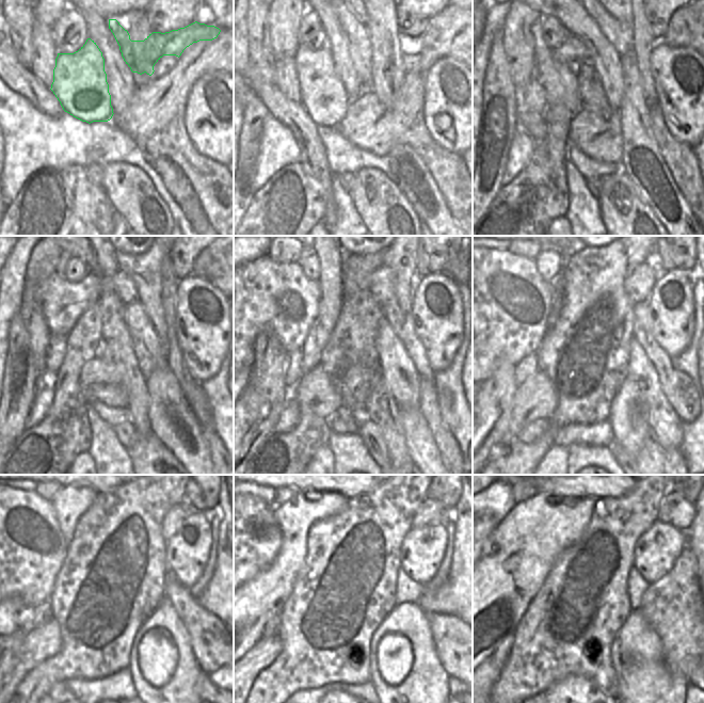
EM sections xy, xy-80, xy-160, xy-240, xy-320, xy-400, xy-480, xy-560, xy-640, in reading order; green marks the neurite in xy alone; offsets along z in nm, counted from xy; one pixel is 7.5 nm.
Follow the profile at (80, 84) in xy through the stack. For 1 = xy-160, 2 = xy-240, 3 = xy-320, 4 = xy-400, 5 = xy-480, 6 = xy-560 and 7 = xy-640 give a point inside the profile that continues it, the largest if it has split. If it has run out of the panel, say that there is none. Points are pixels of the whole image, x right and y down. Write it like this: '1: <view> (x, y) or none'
1: xy-160 (559, 80)
2: xy-240 (61, 267)
3: xy-320 (302, 257)
4: none
5: none
6: none
7: none

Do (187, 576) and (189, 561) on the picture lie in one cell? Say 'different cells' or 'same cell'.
same cell

